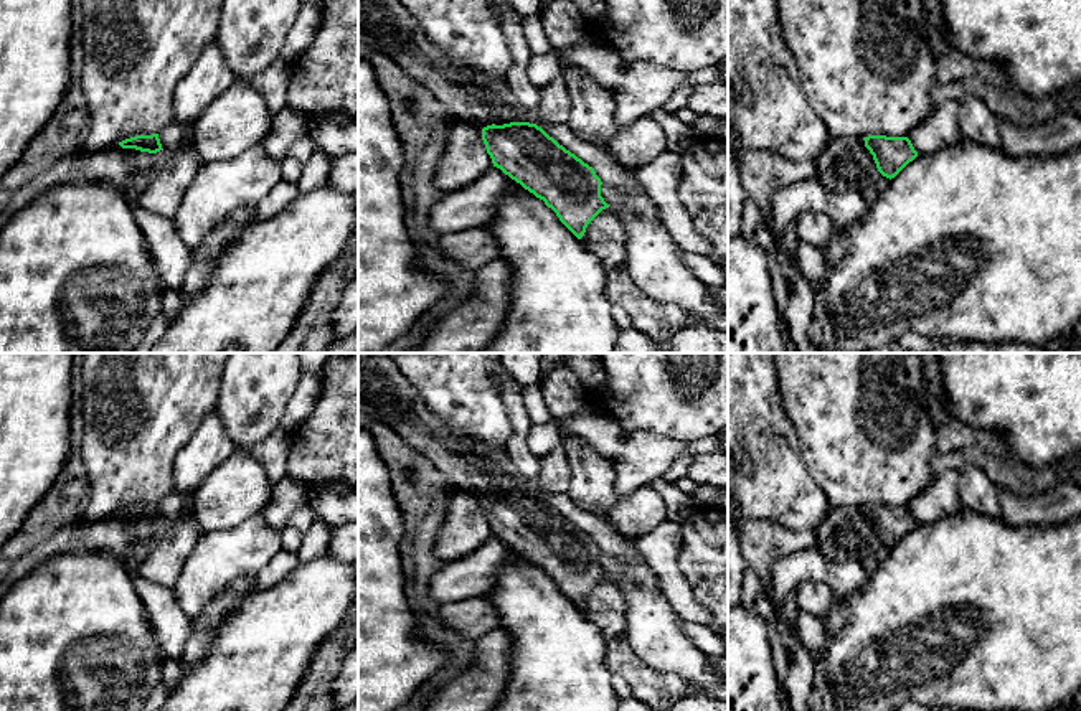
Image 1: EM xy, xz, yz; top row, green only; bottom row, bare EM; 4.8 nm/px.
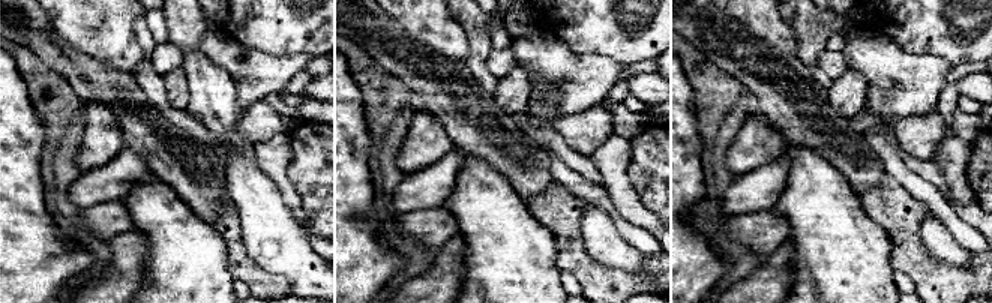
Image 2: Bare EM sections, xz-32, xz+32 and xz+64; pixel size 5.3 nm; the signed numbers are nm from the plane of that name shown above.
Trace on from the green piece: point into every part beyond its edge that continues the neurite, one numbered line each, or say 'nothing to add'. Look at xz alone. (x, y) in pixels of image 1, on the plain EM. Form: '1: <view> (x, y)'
1: xz (471, 466)

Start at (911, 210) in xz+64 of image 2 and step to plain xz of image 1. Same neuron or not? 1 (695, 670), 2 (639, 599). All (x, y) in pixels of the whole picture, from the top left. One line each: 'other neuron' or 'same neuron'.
1: other neuron
2: other neuron

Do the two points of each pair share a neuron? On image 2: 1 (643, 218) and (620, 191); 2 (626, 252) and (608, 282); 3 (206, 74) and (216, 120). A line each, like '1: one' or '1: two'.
1: one
2: two
3: one

